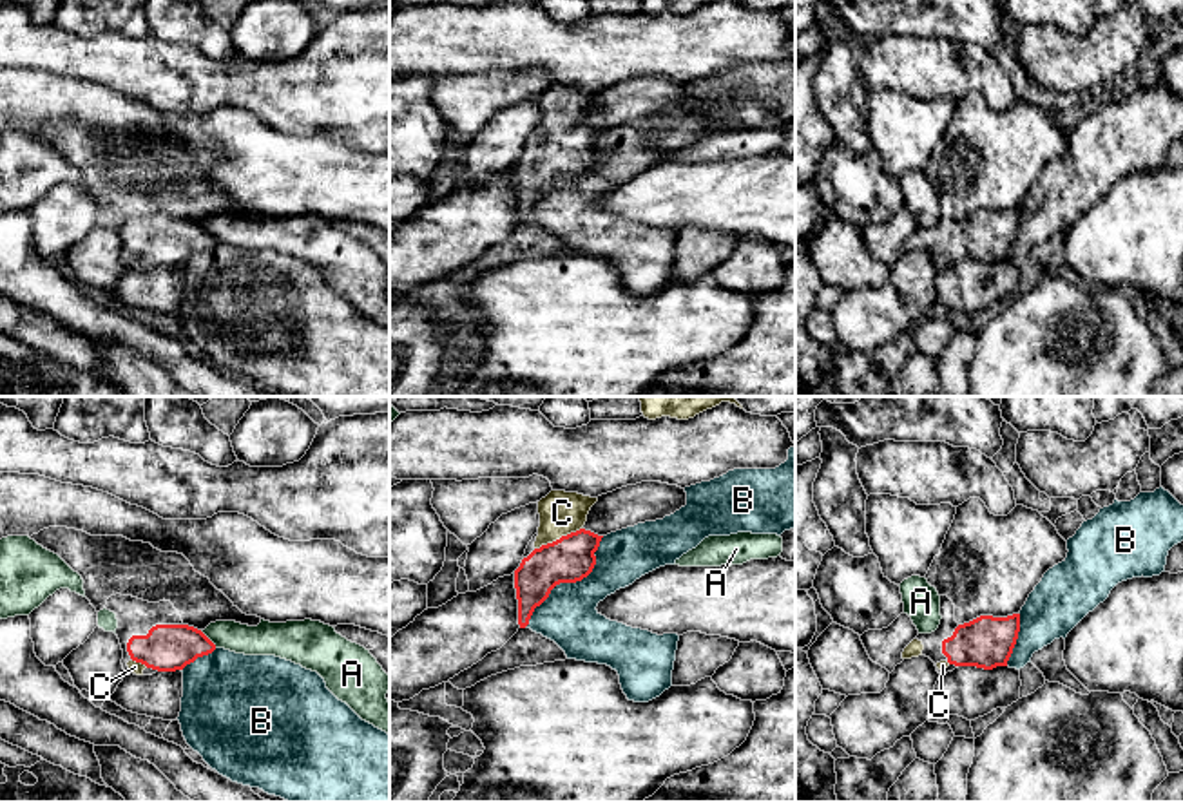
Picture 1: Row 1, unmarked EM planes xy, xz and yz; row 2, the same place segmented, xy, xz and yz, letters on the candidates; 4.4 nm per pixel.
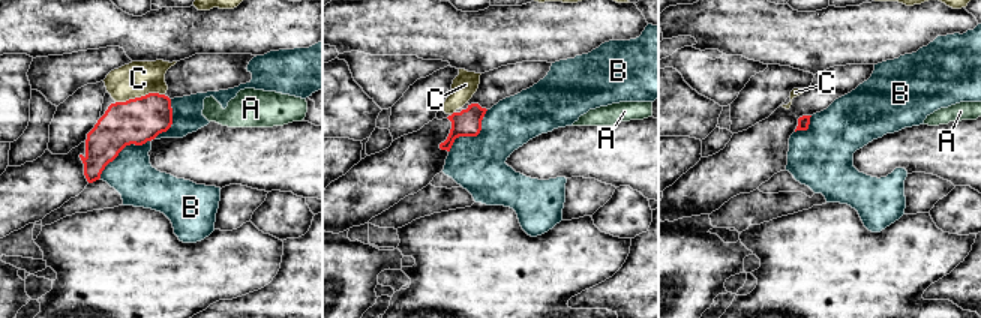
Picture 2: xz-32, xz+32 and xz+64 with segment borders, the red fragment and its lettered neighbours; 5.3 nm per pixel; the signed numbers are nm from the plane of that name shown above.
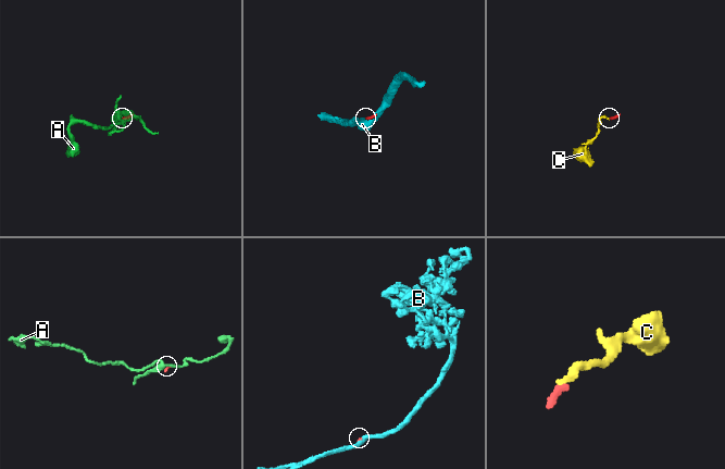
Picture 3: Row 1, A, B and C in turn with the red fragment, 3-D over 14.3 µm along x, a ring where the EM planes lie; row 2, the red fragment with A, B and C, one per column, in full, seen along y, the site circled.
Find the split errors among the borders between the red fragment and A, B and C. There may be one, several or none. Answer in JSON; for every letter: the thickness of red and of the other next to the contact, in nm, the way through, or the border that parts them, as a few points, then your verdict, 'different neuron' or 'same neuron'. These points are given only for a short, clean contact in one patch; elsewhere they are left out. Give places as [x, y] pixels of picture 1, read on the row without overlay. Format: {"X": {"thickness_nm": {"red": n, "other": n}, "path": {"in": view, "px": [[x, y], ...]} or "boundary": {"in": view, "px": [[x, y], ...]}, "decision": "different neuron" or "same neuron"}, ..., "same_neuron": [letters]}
{"A": {"thickness_nm": {"red": 200, "other": 140}, "boundary": {"in": "xy", "px": [[200, 225], [216, 241]]}, "decision": "different neuron"}, "B": {"thickness_nm": {"red": 200, "other": 260}, "decision": "different neuron"}, "C": {"thickness_nm": {"red": 200, "other": 190}, "path": {"in": "xz", "px": [[571, 152], [564, 145], [560, 133], [562, 107]]}, "decision": "same neuron"}, "same_neuron": ["C"]}

